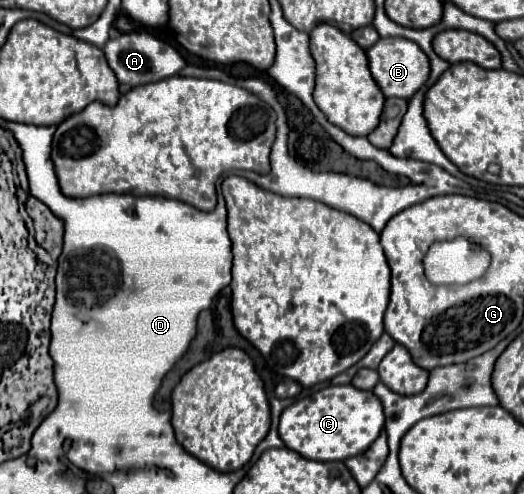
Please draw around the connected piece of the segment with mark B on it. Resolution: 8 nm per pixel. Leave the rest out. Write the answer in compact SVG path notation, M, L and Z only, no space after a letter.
M379 39L373 47L367 51L369 69L375 79L375 83L381 87L385 97L403 97L409 99L427 79L429 79L429 59L427 55L409 39Z

